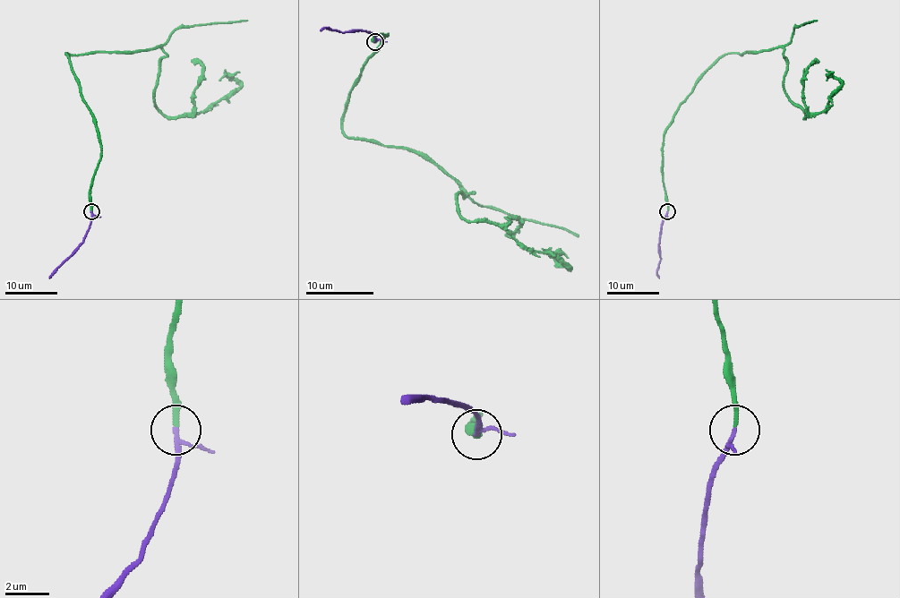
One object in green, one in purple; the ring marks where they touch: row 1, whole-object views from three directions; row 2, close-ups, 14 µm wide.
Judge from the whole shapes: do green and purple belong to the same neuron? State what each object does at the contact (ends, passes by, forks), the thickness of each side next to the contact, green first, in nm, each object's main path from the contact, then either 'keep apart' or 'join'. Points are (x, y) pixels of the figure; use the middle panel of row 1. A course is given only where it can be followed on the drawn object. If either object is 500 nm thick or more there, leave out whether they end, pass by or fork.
green ends | purple passes by | 200/150 nm | green via (375, 41), (387, 34), (343, 132), (426, 153), (472, 192), (457, 211), (570, 268), (542, 249) | purple via (375, 41), (375, 36), (364, 30), (341, 32), (329, 28), (321, 30) | join

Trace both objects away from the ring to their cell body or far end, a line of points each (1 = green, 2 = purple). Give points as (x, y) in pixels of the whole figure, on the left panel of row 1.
1: (91, 211), (99, 132), (66, 53), (158, 46), (166, 115), (199, 115), (240, 86), (219, 81)
2: (91, 211), (91, 223), (83, 241), (49, 277)

